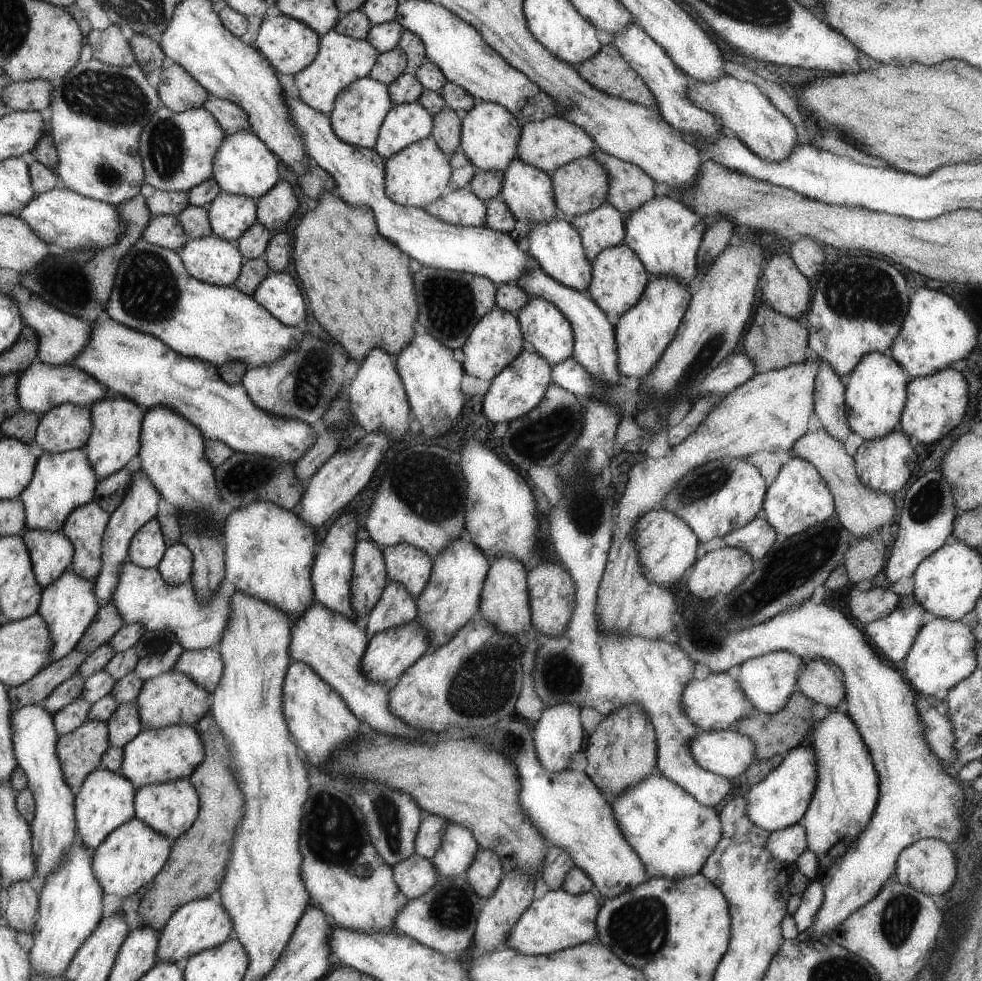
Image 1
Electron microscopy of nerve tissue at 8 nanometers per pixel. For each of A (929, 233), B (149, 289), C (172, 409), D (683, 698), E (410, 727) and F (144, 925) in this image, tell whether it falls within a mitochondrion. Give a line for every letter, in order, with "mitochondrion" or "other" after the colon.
A: other
B: mitochondrion
C: other
D: other
E: other
F: other

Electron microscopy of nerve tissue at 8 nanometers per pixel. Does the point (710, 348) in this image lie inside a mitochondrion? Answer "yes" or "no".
yes

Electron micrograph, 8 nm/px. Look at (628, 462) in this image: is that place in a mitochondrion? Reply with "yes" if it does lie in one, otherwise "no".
no

